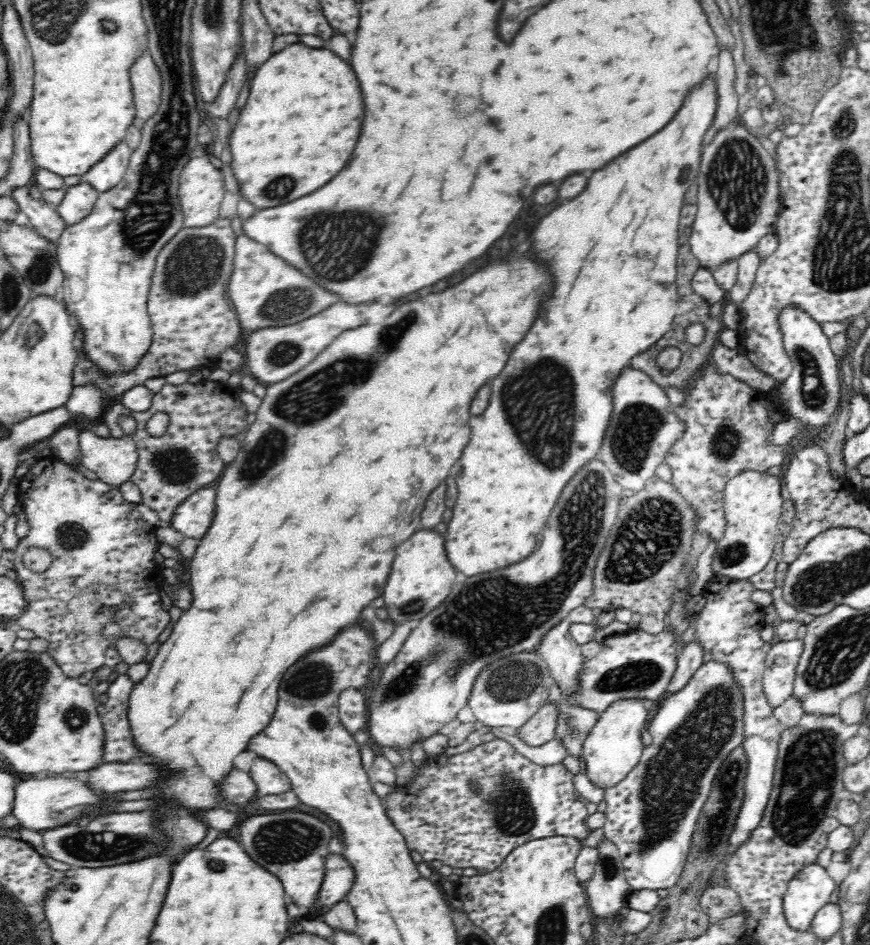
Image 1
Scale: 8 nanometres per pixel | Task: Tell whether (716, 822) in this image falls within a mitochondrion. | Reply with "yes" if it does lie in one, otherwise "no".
yes

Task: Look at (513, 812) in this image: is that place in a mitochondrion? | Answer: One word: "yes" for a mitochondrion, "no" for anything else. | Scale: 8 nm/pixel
yes

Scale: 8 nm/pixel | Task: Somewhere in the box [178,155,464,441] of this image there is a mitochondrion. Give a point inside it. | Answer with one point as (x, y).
(339, 244)

